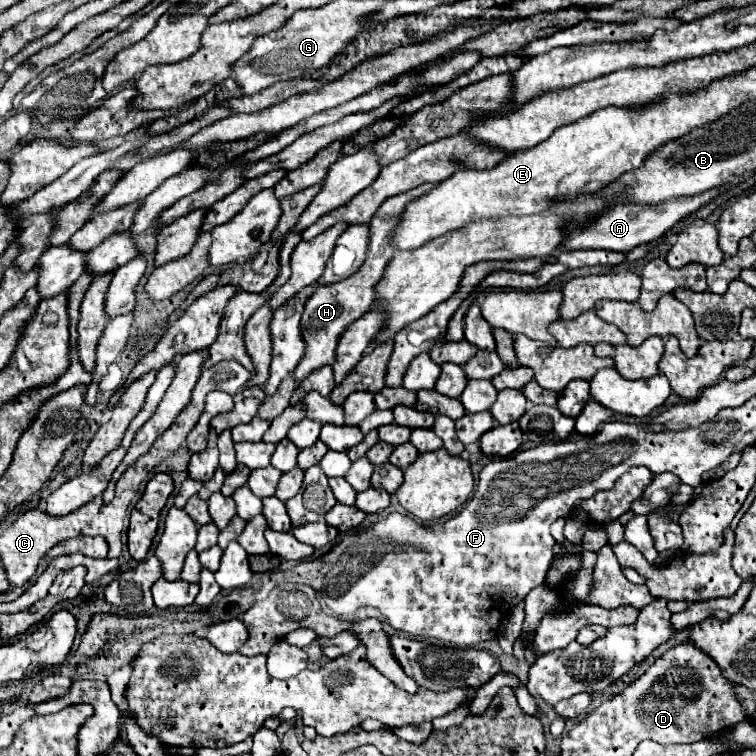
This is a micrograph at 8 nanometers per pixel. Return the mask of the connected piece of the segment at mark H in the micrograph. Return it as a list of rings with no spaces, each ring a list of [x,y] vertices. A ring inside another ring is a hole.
[[[423,184],[419,188],[413,188],[411,192],[403,192],[403,196],[391,196],[391,200],[385,200],[369,222],[369,228],[371,228],[369,252],[367,252],[367,258],[361,264],[361,268],[353,276],[349,276],[341,282],[317,286],[315,292],[307,298],[305,310],[301,316],[305,354],[299,360],[297,368],[293,370],[295,382],[301,382],[307,374],[311,374],[313,370],[317,370],[321,366],[331,366],[335,360],[337,340],[339,340],[343,328],[347,328],[347,324],[351,324],[353,320],[357,320],[361,314],[365,314],[367,310],[371,310],[375,306],[375,284],[377,284],[377,280],[381,280],[383,268],[385,268],[387,260],[393,256],[391,244],[387,244],[387,236],[391,236],[391,228],[395,228],[395,224],[399,220],[399,212],[403,212],[403,208],[411,200],[415,200],[415,196],[423,196],[423,192],[429,192],[431,188],[433,188],[433,184]]]

